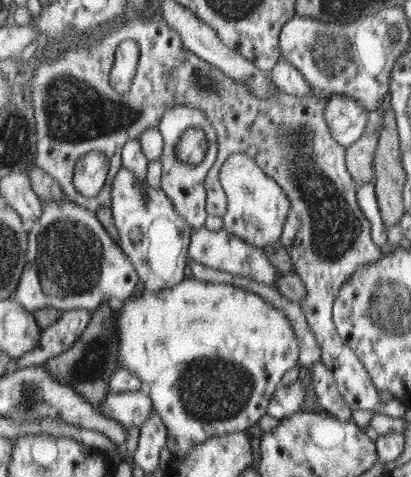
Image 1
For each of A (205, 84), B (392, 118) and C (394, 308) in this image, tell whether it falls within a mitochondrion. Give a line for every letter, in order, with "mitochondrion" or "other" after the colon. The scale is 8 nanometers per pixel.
A: mitochondrion
B: mitochondrion
C: mitochondrion

